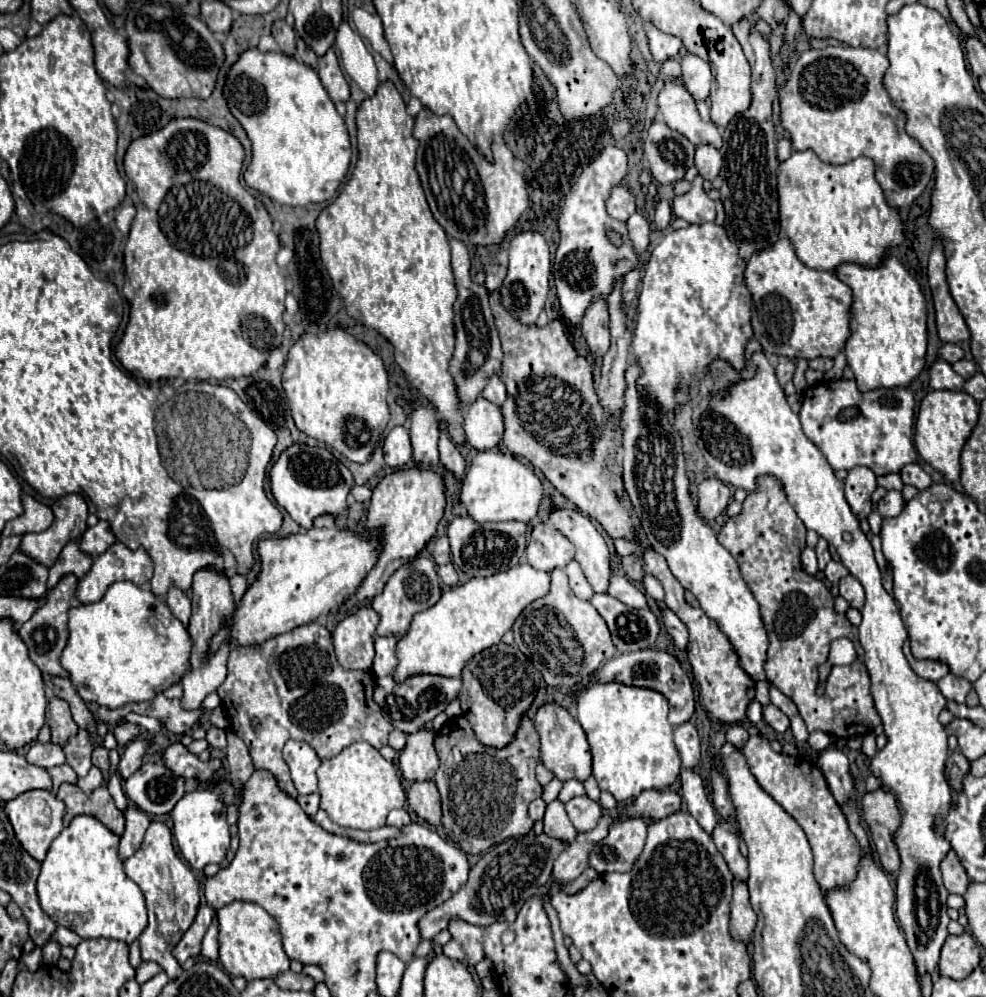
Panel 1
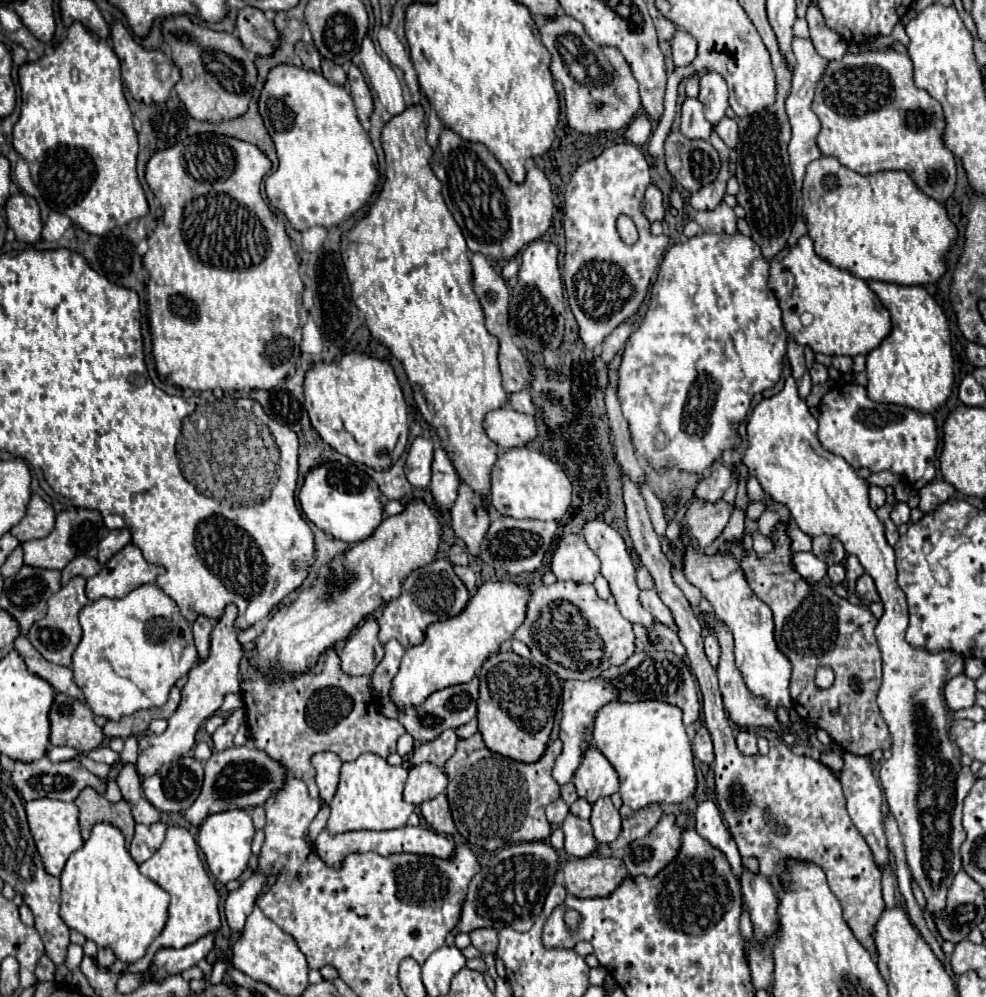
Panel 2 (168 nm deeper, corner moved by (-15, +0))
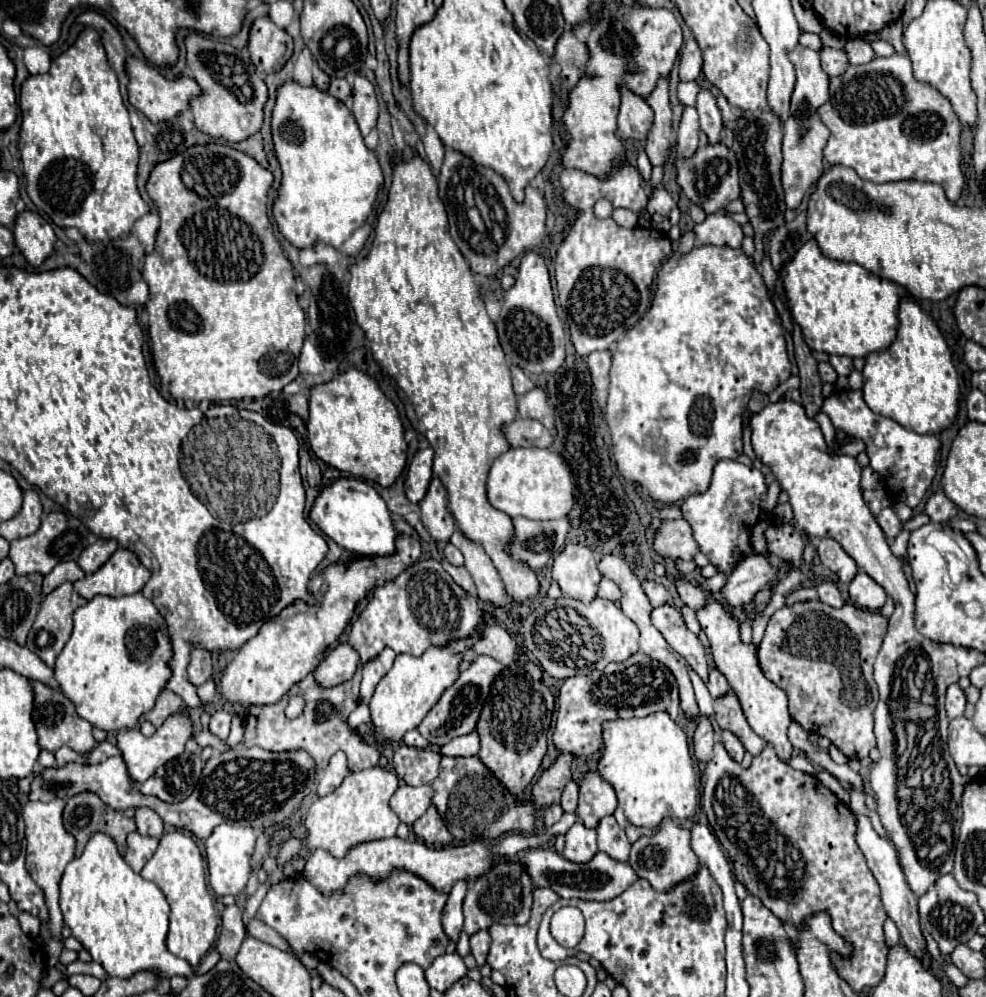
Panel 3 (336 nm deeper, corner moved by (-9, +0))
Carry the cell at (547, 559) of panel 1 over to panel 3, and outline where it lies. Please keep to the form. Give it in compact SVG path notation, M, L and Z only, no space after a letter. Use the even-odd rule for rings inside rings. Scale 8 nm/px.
M568 544L554 560L552 578L566 596L590 604L596 598L602 574L588 546Z

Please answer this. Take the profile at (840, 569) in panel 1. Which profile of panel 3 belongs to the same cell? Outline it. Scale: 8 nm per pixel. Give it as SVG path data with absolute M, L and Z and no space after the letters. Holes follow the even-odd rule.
M822 538L820 544L818 544L818 558L820 562L830 568L832 572L838 574L838 580L842 584L850 584L852 578L856 576L858 572L858 566L856 562L842 550L842 546L832 540L832 538Z

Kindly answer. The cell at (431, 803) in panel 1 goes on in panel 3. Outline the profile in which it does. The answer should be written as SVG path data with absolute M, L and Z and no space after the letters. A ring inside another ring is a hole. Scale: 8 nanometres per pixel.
M430 806L426 810L426 814L414 824L412 830L428 846L446 846L452 840L448 828L444 826L444 822L434 806Z

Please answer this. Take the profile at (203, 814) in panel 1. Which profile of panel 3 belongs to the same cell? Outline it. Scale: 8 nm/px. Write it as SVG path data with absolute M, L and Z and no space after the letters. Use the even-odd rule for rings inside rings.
M220 824L212 836L206 840L206 858L208 858L208 872L210 872L210 886L218 898L230 894L238 896L250 878L252 864L250 858L256 848L256 834L252 828L242 828L234 824Z

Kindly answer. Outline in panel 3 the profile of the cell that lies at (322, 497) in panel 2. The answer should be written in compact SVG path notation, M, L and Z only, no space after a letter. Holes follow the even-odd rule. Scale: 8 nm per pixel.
M340 478L332 486L322 488L312 508L312 520L340 548L346 548L358 556L392 556L396 552L394 542L398 532L386 502L368 482L360 478Z

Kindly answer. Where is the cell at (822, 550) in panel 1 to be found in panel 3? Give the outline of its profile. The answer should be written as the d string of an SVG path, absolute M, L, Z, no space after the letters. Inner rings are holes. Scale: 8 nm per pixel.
M826 580L826 582L820 582L816 586L816 592L818 592L818 600L824 602L824 604L830 604L832 608L842 608L844 602L842 602L842 596L840 596L840 590L836 588L834 582Z

